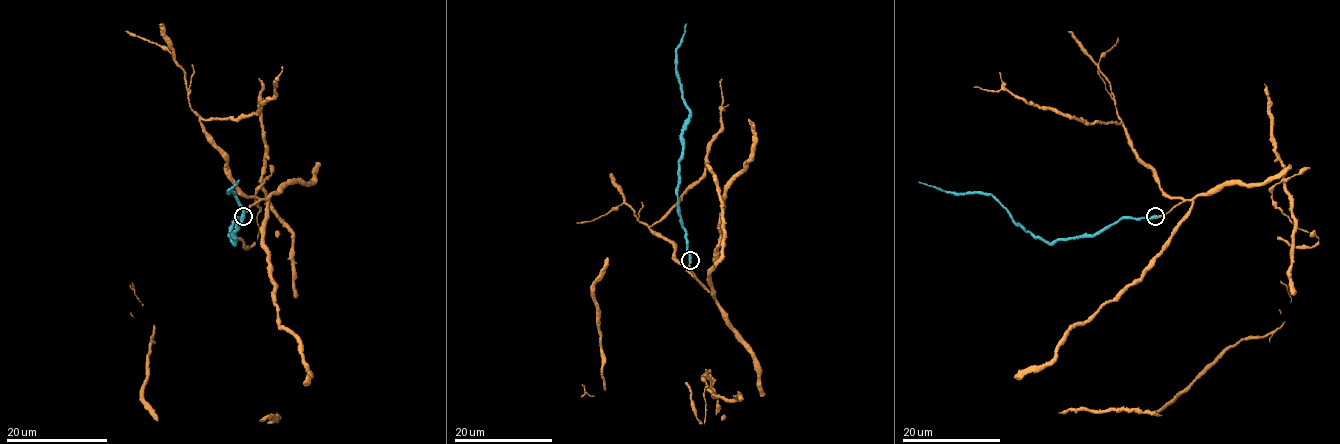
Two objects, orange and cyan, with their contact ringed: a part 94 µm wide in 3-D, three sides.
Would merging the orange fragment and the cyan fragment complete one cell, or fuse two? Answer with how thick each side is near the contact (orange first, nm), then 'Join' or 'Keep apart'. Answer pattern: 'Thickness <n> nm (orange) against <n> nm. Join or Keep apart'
Thickness 320 nm (orange) against 550 nm. Join

